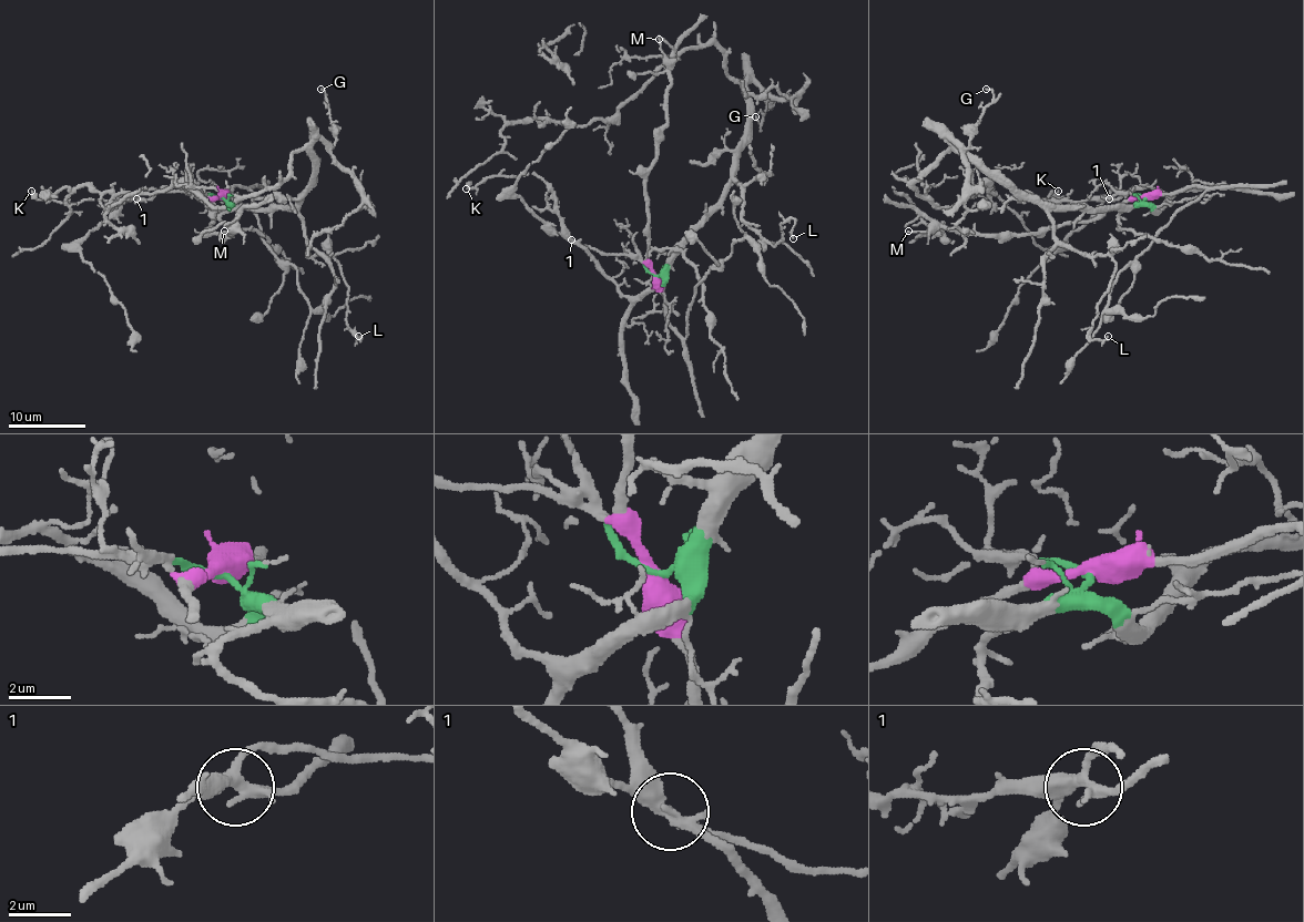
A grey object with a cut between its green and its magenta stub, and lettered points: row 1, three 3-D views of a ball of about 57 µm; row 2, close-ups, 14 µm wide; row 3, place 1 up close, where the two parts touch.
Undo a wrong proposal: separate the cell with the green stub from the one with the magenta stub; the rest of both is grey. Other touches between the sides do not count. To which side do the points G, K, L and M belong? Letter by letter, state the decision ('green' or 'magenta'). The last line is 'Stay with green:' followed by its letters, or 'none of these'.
G: green
K: green
L: green
M: magenta
Stay with green: G, K, L

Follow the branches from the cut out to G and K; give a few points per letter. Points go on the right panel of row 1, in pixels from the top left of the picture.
G: (1144, 197), (1136, 205), (1071, 209), (1017, 197), (950, 141), (966, 147), (971, 125), (994, 96), (986, 89)
K: (1144, 197), (1159, 211), (1167, 202), (1159, 190), (1129, 187), (1118, 200), (1042, 200), (1056, 200), (1058, 190)

